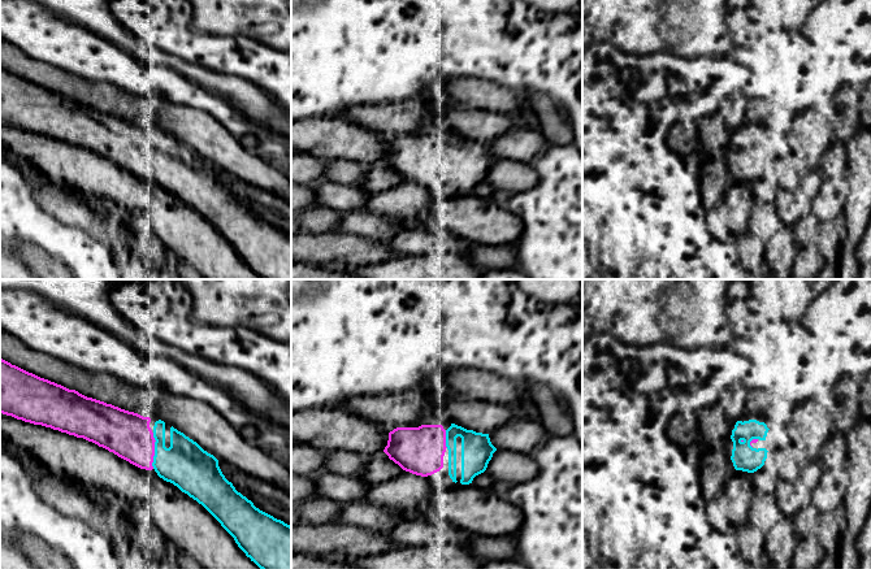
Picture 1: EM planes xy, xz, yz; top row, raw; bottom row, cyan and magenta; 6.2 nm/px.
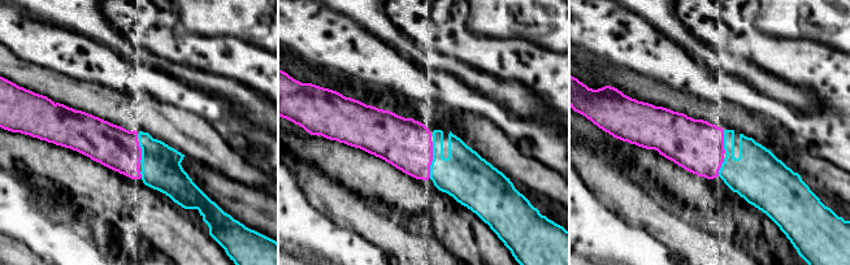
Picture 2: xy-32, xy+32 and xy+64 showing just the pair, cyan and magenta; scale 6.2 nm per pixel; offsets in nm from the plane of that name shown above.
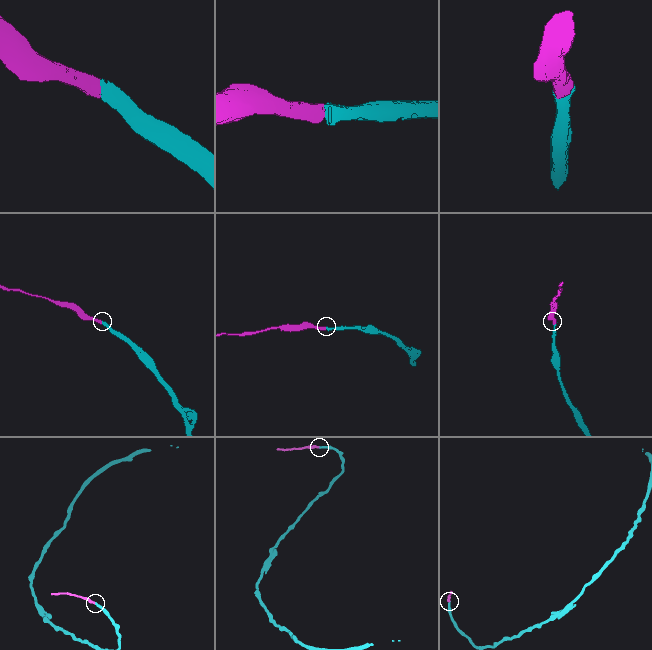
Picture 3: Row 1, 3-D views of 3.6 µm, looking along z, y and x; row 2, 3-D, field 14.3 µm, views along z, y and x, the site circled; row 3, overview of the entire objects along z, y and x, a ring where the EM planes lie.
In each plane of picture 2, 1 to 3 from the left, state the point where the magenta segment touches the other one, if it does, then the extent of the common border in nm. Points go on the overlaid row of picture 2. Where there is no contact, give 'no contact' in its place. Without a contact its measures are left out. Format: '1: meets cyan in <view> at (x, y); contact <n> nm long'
1: meets cyan in xy-32 at (142, 152); contact 140 nm long
2: meets cyan in xy+32 at (433, 160); contact 220 nm long
3: meets cyan in xy+64 at (724, 142); contact 140 nm long

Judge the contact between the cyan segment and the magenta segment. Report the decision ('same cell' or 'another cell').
same cell

